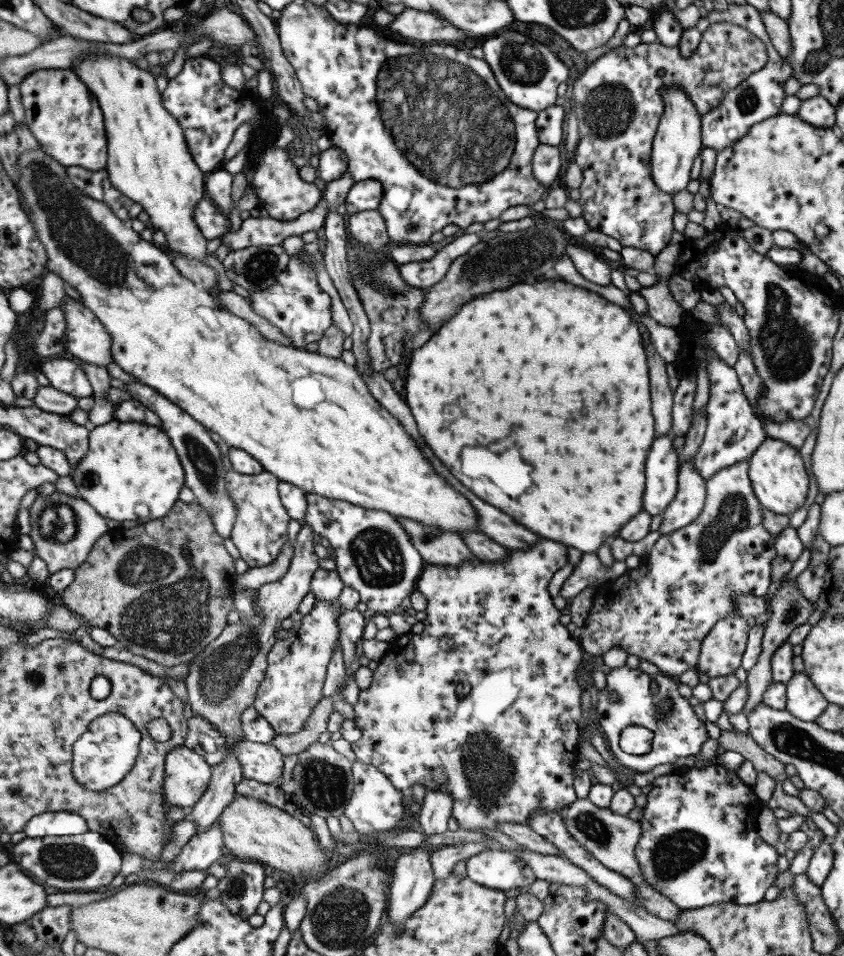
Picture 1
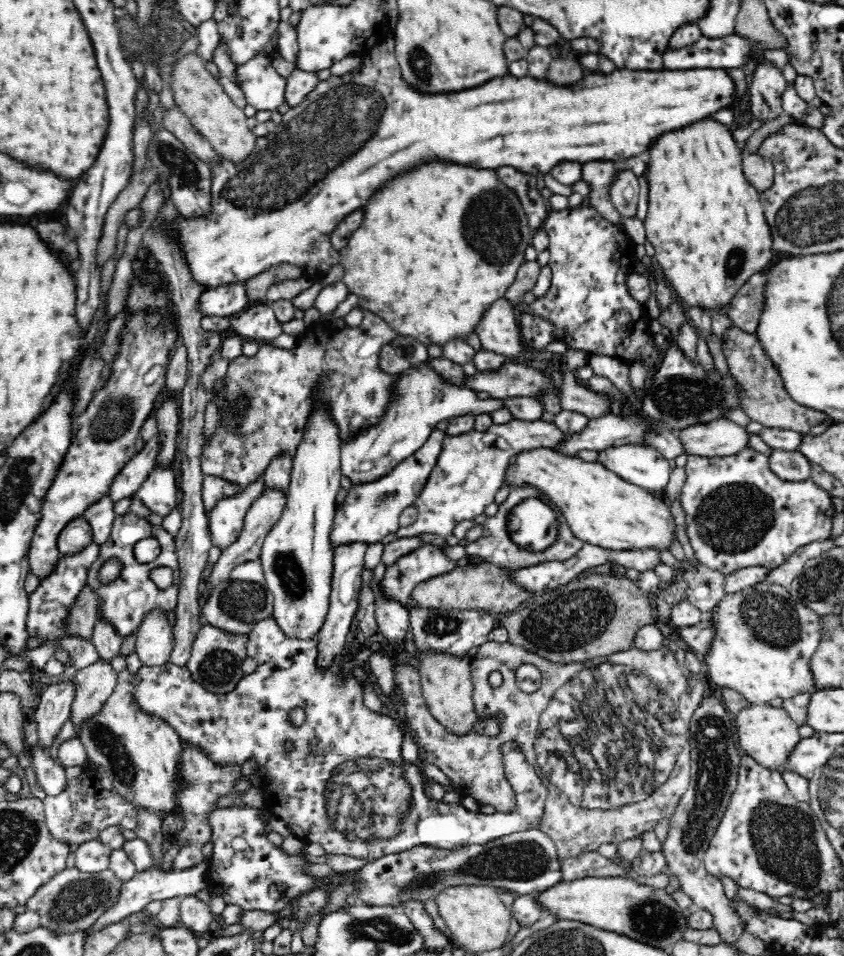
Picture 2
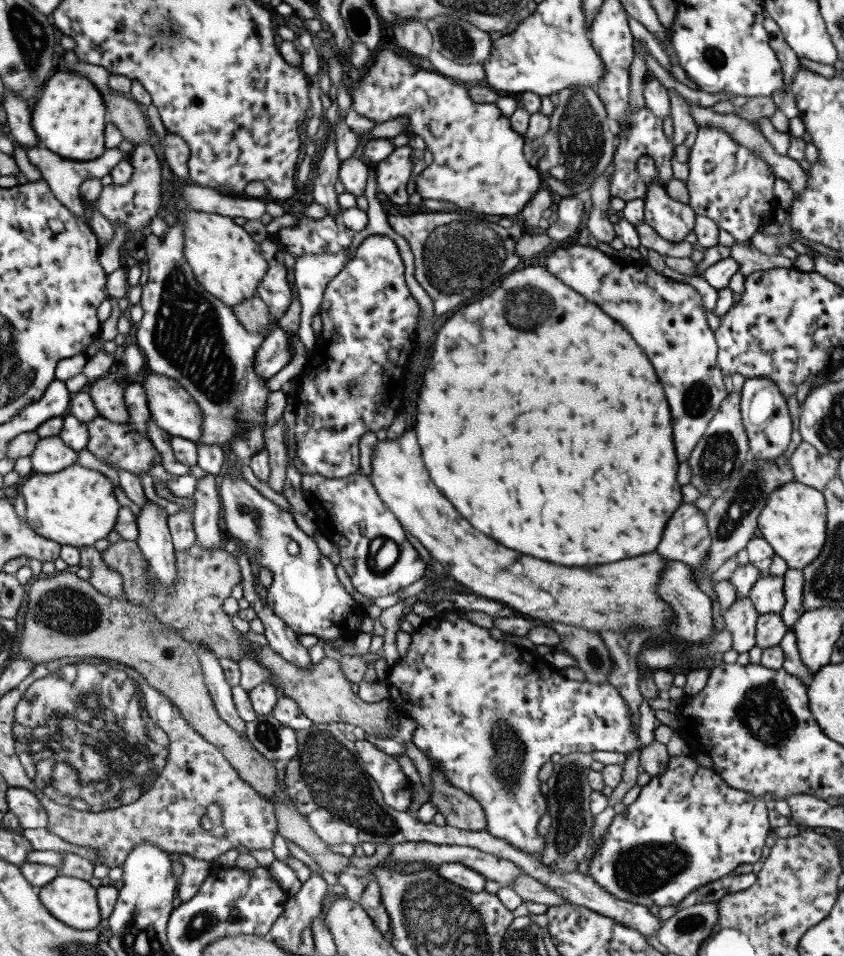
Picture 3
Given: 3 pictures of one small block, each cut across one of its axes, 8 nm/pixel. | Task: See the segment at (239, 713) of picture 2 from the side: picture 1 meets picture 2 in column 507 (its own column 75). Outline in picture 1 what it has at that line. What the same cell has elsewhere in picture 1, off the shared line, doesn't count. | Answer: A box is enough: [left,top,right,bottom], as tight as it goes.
[24,713,141,837]

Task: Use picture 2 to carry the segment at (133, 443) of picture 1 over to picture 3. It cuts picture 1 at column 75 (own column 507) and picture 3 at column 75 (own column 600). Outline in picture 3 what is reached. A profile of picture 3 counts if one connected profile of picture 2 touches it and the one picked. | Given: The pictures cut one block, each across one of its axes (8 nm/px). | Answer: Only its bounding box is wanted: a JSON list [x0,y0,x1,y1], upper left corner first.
[20,462,121,546]

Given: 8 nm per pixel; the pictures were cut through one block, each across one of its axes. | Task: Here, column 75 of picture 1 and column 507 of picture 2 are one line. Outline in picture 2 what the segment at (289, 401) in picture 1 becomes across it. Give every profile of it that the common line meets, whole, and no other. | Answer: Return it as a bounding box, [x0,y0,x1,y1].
[341,160,534,345]

